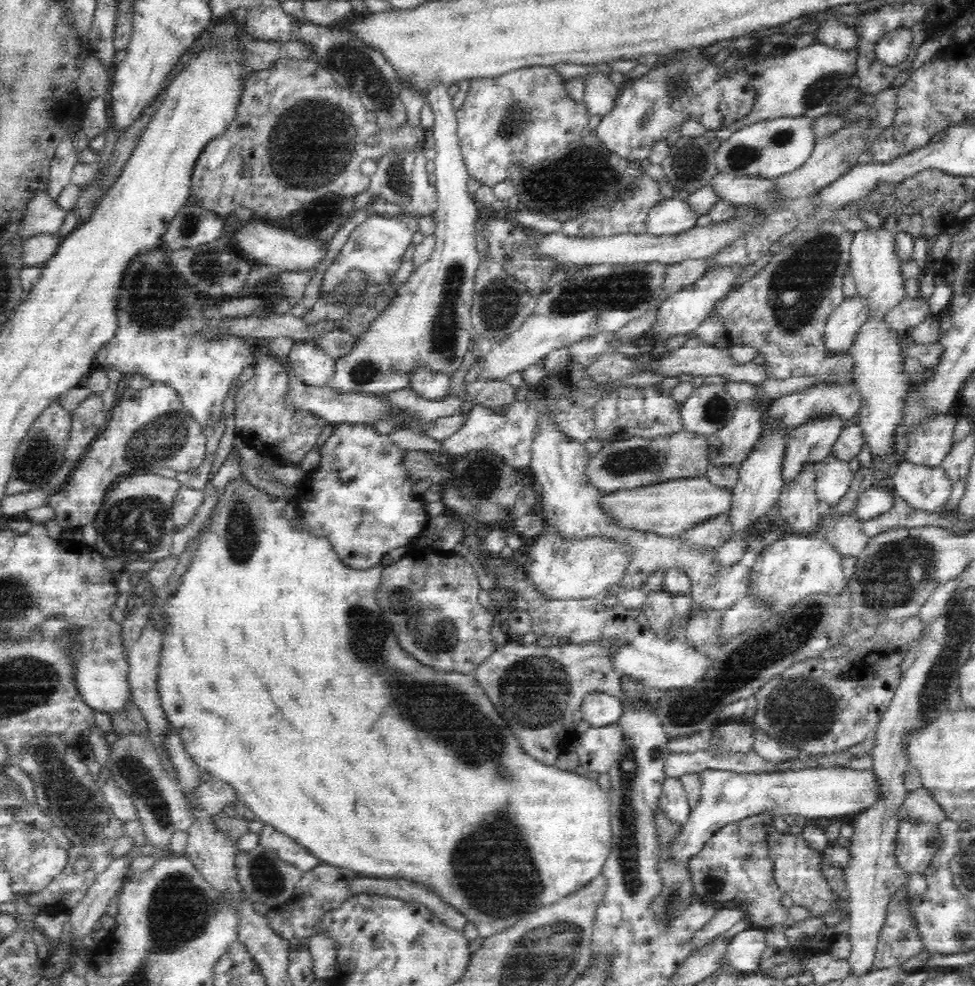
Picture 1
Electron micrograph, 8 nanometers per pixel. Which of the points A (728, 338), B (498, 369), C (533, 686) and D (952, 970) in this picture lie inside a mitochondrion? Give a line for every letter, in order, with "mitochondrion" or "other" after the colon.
A: other
B: other
C: mitochondrion
D: other

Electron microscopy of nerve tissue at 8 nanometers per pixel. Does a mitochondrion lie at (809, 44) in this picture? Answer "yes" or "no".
no

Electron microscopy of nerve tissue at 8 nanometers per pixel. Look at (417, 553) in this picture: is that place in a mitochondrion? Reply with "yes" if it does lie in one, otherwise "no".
no

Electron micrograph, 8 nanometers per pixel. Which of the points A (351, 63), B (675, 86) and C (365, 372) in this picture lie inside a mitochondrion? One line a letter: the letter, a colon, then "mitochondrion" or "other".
A: mitochondrion
B: mitochondrion
C: mitochondrion

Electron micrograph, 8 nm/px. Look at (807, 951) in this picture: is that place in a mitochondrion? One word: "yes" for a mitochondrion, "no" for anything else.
no

